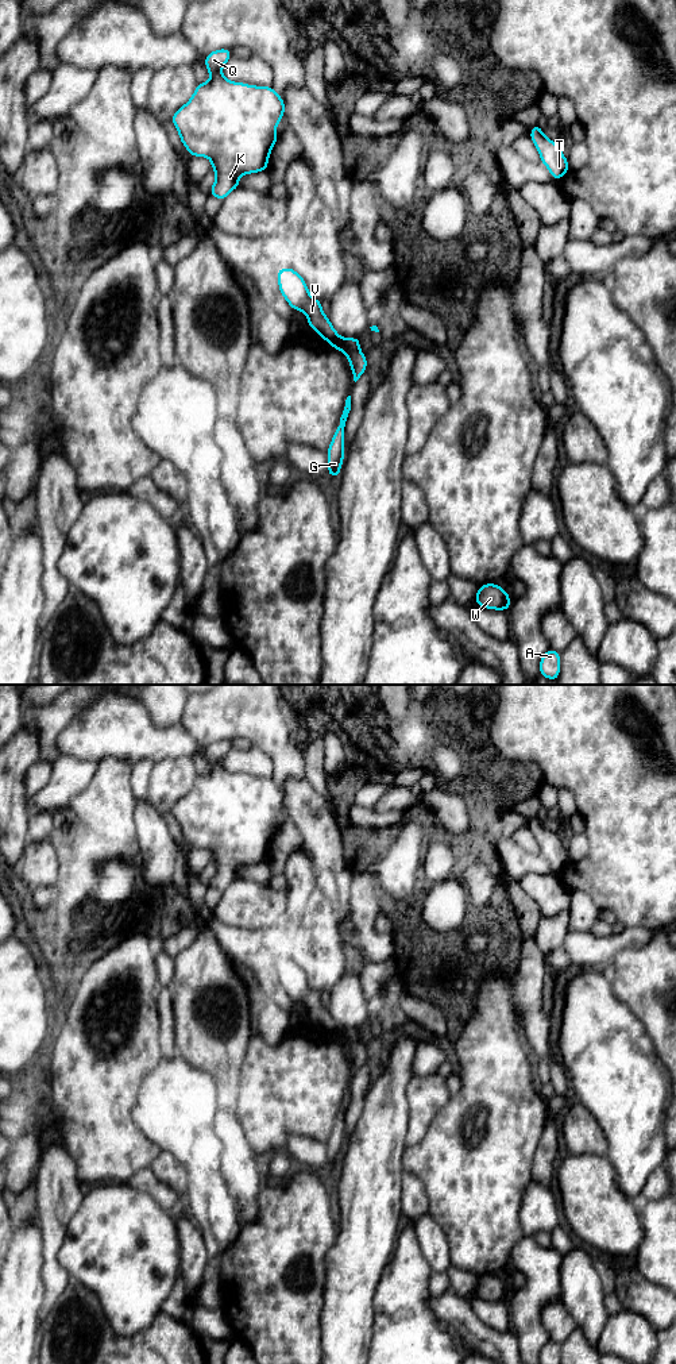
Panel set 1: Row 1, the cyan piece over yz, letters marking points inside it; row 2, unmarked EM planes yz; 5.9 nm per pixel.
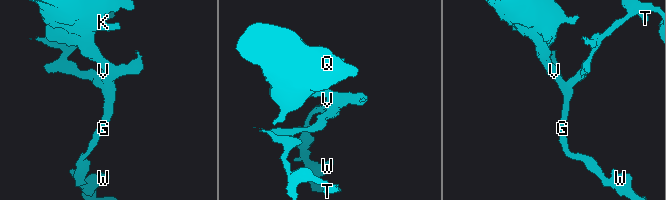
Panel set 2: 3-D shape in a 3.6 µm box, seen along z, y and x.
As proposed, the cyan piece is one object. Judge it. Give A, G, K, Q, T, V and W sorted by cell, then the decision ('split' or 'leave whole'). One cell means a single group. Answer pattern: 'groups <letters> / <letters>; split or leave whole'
groups A G K Q V W / T; split

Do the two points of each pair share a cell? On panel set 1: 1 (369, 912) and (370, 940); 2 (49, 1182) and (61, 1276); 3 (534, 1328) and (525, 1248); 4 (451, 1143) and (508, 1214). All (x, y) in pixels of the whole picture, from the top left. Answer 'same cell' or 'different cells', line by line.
1: same cell
2: same cell
3: same cell
4: same cell

